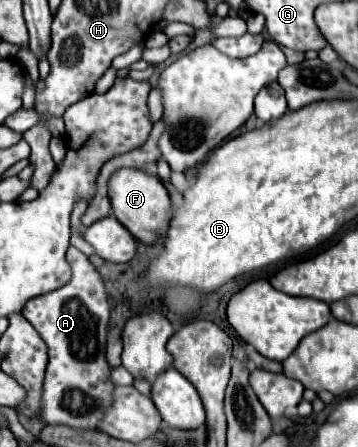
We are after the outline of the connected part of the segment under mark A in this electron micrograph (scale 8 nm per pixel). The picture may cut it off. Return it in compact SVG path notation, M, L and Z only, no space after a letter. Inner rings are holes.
M75 247L67 249L73 277L61 289L31 299L23 315L37 329L49 349L49 365L43 385L41 421L47 425L69 425L83 431L97 429L109 403L113 403L111 367L105 359L105 337L111 305L103 277L91 261Z

